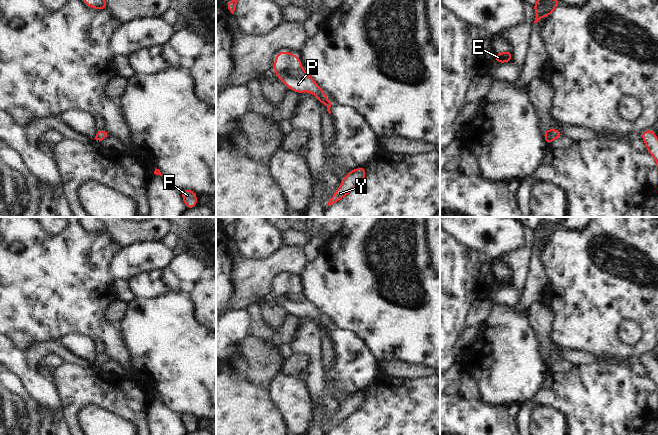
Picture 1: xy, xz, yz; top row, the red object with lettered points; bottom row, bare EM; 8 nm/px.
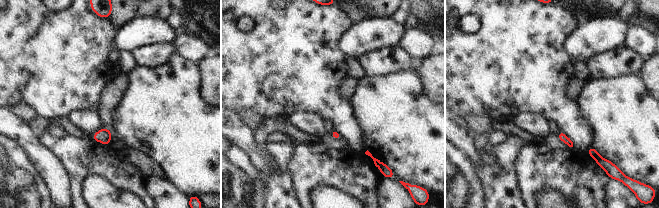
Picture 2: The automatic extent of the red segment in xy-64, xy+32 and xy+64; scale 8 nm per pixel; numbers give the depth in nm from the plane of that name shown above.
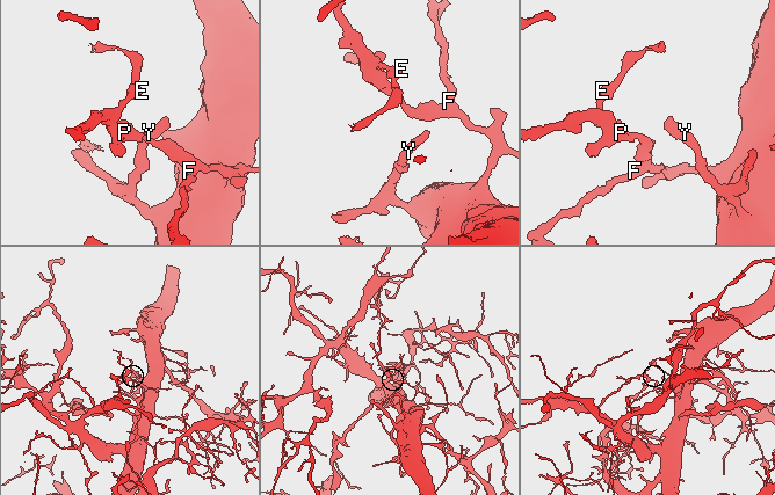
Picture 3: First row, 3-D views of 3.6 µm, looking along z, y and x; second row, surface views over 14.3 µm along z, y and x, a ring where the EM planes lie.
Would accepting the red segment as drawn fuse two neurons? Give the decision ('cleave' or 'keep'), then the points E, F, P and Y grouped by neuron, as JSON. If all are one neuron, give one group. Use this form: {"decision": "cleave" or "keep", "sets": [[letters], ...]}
{"decision": "keep", "sets": [["E", "F", "P", "Y"]]}

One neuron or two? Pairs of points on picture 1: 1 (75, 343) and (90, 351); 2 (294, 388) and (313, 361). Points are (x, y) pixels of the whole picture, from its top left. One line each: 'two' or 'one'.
1: one
2: two

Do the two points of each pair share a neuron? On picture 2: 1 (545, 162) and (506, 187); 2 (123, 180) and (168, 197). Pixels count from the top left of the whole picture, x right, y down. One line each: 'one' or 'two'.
1: two
2: two

